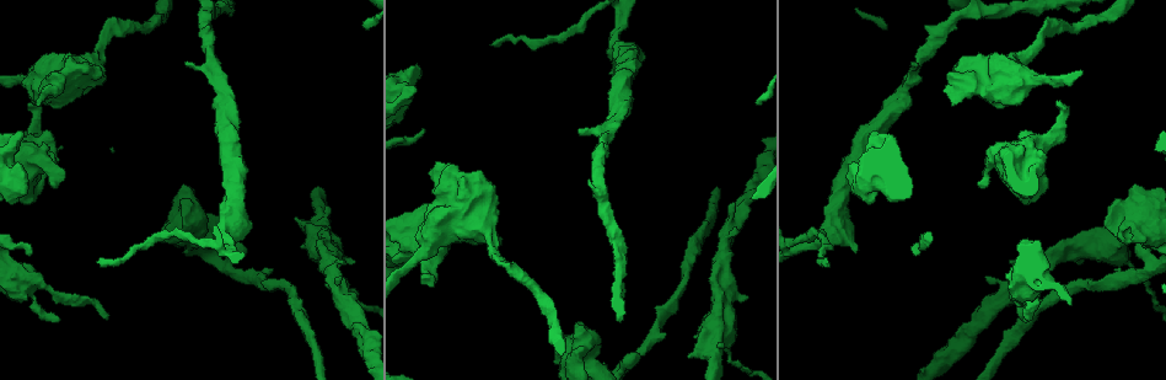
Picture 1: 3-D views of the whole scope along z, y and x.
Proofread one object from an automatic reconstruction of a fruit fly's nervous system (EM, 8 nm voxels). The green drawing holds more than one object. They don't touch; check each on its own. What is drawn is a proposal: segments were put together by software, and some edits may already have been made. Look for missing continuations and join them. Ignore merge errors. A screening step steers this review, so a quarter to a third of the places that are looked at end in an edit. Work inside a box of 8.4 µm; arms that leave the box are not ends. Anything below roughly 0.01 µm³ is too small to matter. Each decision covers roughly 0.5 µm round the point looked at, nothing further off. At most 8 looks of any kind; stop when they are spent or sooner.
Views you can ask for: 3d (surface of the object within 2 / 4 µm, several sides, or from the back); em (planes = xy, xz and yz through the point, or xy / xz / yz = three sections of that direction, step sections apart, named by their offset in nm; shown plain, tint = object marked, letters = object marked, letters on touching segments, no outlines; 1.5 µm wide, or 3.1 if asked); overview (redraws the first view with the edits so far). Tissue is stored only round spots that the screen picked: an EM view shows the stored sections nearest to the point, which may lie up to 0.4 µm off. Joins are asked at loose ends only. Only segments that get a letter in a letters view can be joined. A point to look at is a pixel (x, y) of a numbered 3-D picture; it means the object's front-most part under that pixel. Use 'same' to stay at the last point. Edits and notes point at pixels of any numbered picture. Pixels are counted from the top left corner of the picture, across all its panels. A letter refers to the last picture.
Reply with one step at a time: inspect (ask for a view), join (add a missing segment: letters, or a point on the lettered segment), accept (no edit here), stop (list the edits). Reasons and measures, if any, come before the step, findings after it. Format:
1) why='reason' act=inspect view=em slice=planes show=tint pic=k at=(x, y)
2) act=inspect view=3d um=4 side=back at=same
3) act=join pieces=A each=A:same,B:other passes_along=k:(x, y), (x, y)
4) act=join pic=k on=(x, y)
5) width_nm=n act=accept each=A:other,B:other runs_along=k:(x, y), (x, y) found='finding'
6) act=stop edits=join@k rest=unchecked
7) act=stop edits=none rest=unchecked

why='branch stops here' act=inspect view=em slice=planes show=letters pic=1 at=(422, 274)

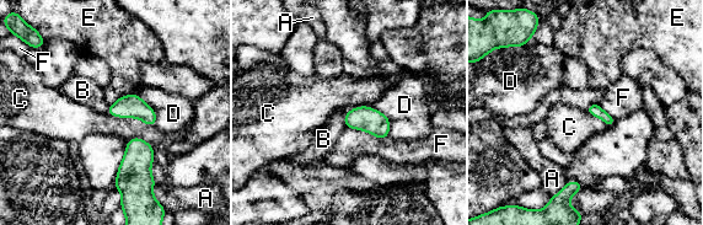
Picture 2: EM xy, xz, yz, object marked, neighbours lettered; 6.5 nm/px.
act=accept each=A:other,B:other,C:other,D:other,E:other,F:other border=2:(107, 112), (155, 126) found='no lettered segment goes on from it'

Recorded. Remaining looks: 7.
why='an open end' act=inspect view=3d um=4 pic=1 at=(955, 102)

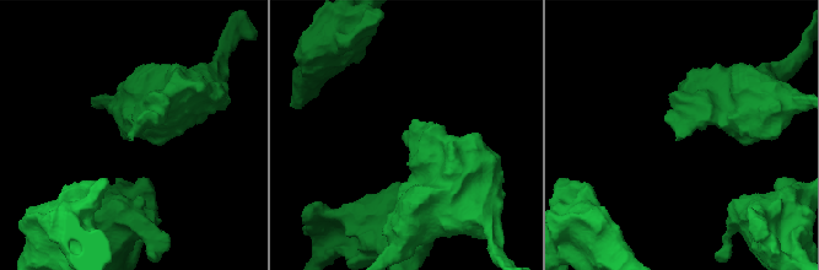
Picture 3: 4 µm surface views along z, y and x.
act=inspect view=em slice=planes show=letters pic=3 at=(682, 138)

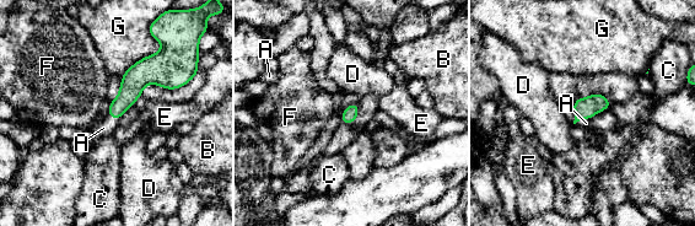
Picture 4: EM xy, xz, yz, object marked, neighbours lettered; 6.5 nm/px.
act=join pieces=A each=A:same,B:other,C:other,D:other,E:other,F:other,G:other passes_along=4:(585, 108), (582, 119), (586, 123) found='the cell continues'

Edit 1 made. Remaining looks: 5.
act=inspect view=overview

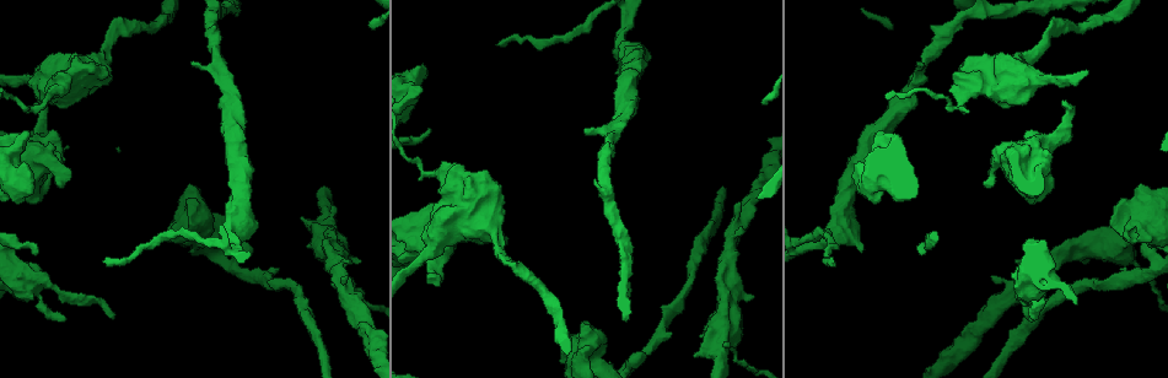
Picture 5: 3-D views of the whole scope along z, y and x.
why='stops while still wide' act=inspect view=3d um=2 pic=5 at=(861, 253)

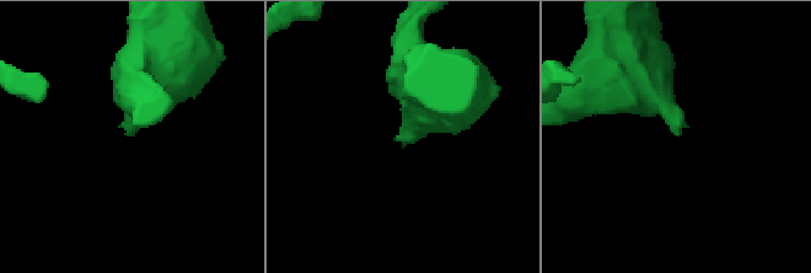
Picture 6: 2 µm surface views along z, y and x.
why='need the tissue' act=inspect view=em slice=planes show=letters pic=6 at=(127, 131)

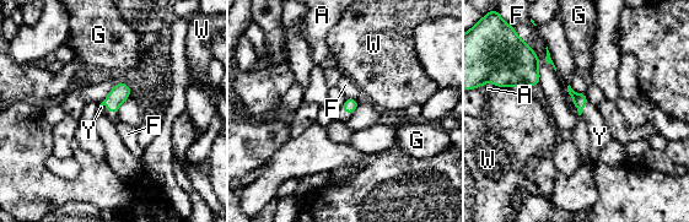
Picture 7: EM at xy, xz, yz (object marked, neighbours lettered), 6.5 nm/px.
longest_contact=F:300nm act=join pieces=Y each=A:other,F:other,G:other,W:other,Y:same passes_along=7:(120, 92), (108, 109), (113, 118) found='it goes on there'

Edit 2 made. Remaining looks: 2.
act=stop edits=join@4,join@7 rest=unchecked

